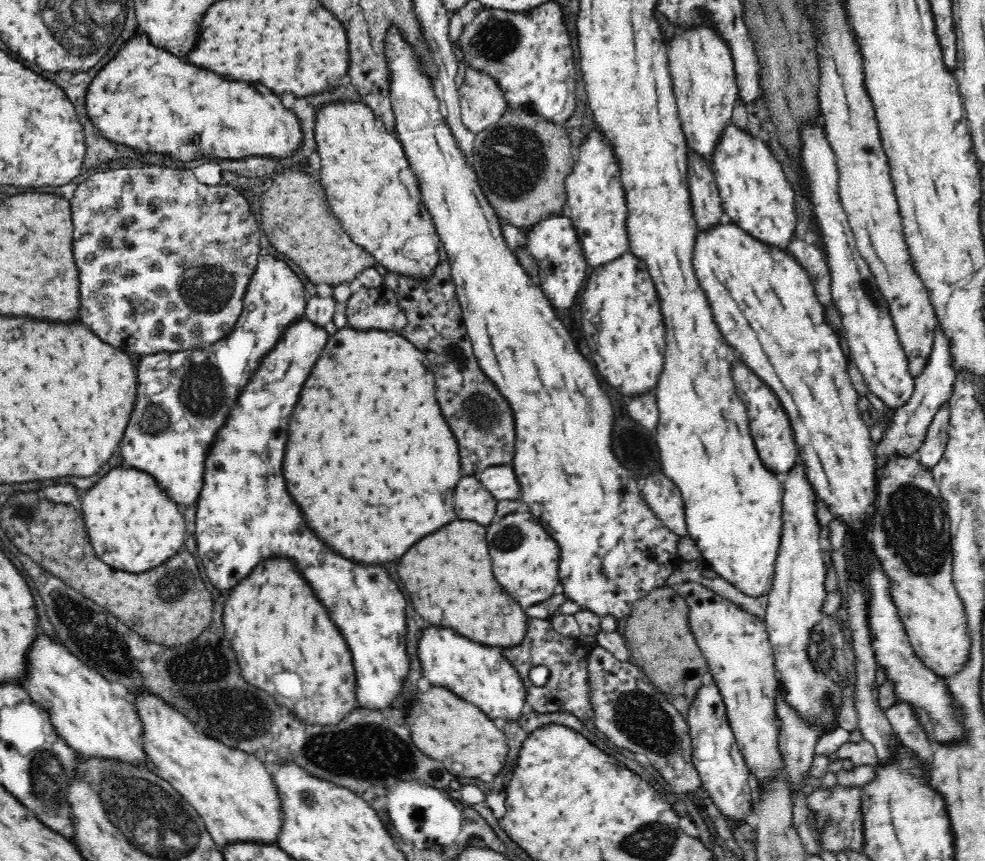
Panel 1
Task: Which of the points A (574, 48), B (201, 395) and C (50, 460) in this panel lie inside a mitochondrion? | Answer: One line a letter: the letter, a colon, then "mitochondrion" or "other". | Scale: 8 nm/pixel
A: other
B: mitochondrion
C: other

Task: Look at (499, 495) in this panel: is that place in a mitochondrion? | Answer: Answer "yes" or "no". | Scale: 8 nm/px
no

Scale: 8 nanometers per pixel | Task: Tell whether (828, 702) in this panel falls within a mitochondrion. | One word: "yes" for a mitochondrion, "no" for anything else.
yes

